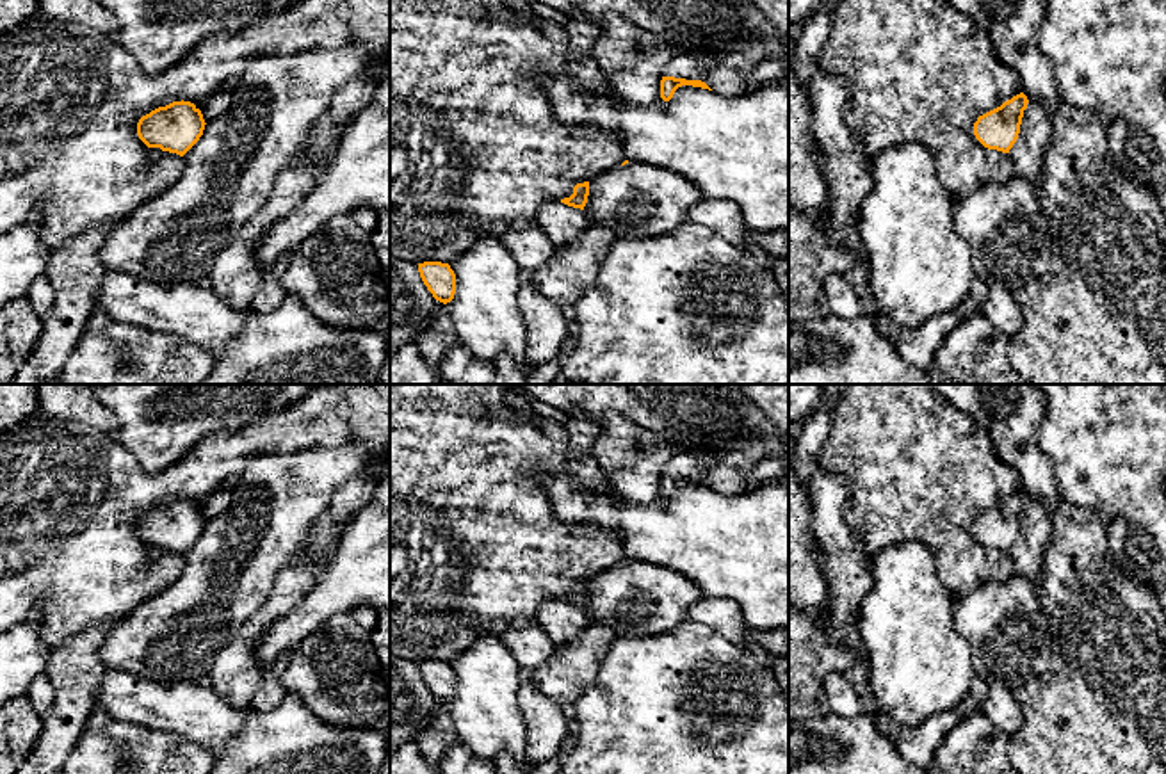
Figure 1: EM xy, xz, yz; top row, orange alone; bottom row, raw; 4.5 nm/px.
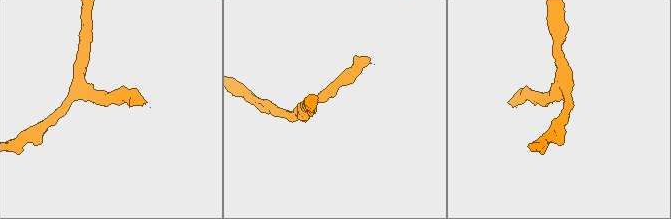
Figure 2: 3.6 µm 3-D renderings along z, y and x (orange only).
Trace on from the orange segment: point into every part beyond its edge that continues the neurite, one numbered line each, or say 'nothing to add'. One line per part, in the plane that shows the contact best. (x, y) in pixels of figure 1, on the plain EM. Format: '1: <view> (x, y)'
1: xz (725, 467)

